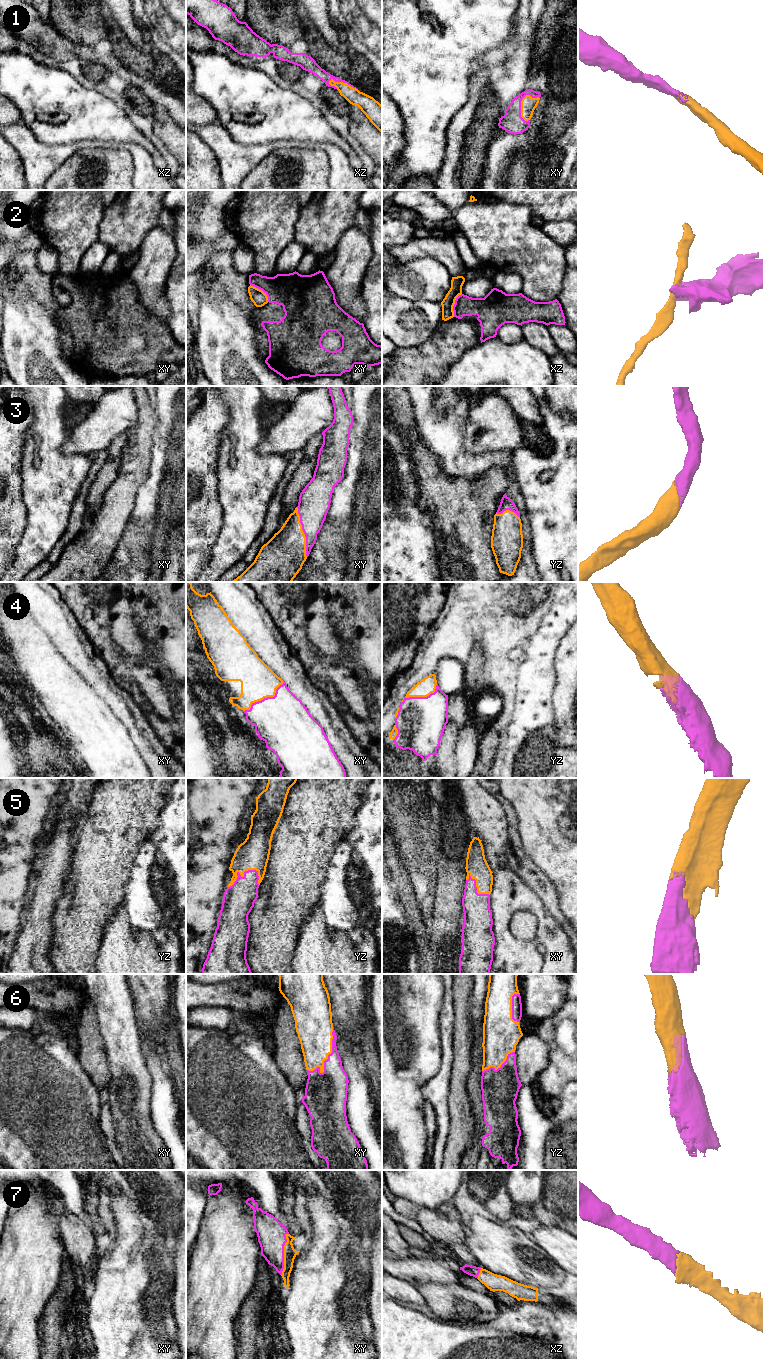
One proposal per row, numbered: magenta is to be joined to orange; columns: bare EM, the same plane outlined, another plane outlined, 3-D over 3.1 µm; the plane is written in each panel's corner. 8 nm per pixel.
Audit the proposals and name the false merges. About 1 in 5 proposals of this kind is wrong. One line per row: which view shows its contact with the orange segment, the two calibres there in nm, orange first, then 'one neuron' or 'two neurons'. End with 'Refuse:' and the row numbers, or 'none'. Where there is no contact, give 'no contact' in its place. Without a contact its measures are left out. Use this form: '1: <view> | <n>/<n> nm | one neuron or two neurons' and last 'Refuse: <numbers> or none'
1: xy | 130/170 nm | one neuron
2: xy | 120/280 nm | two neurons
3: xy | 340/260 nm | one neuron
4: xy | 280/420 nm | one neuron
5: yz | 260/260 nm | one neuron
6: xy | 280/280 nm | one neuron
7: xy | 100/220 nm | one neuron
Refuse: 2

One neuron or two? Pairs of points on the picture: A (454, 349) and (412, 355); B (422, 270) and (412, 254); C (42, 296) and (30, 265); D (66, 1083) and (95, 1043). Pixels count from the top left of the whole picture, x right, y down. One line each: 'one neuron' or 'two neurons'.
A: one neuron
B: two neurons
C: one neuron
D: two neurons

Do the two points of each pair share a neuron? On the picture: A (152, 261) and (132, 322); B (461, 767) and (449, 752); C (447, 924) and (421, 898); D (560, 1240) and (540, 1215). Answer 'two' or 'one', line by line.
A: two
B: two
C: two
D: two

